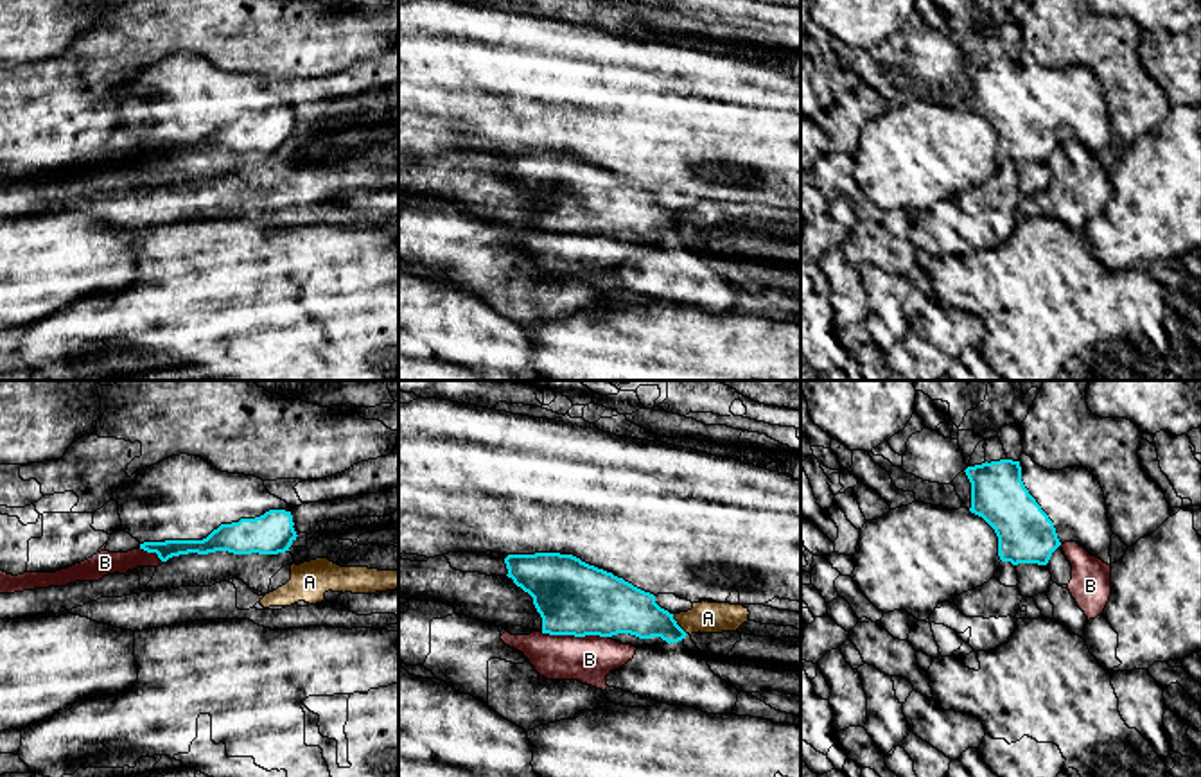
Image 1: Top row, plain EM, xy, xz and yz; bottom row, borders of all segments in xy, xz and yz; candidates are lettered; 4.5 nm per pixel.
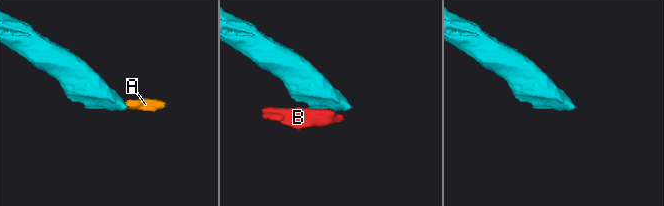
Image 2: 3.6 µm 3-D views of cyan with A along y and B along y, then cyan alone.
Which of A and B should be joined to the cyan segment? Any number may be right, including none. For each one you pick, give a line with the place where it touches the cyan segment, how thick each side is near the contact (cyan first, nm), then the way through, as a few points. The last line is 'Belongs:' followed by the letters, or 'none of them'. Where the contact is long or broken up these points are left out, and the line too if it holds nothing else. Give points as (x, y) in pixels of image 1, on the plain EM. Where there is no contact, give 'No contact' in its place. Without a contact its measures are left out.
Belongs: none of them

